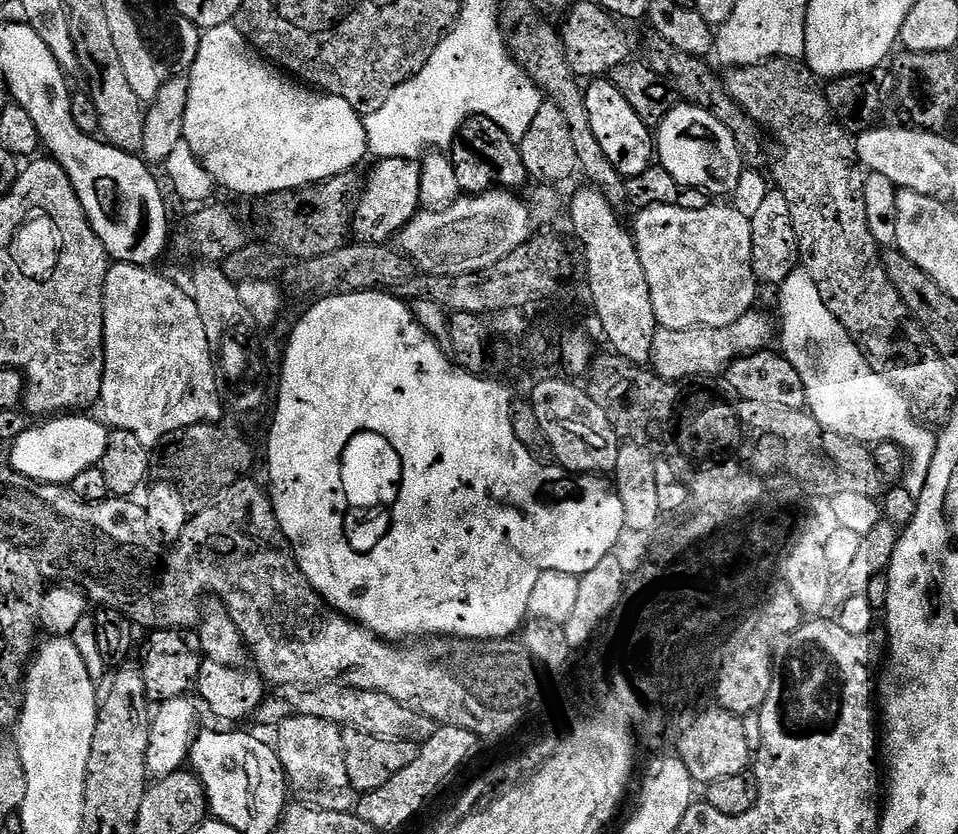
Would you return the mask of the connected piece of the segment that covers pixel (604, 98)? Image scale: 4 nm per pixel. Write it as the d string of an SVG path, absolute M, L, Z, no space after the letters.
M596 78L589 84L592 85L587 85L584 100L589 114L590 129L602 146L606 158L610 160L610 165L625 178L643 174L654 164L654 136L649 125L644 124L638 114L634 114L634 106L630 106L630 102L626 102L626 98L618 94L611 79Z

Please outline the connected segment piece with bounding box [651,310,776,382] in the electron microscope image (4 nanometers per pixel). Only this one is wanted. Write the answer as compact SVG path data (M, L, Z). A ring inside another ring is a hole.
M759 310L746 312L724 327L694 327L680 331L659 327L652 347L652 368L659 377L677 382L694 375L717 375L740 357L763 351L773 334L775 337L775 322L773 324Z

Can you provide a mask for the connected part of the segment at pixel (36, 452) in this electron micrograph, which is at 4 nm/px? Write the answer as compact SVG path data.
M64 414L49 420L52 421L42 425L41 428L29 427L28 431L11 441L10 448L13 448L13 452L10 466L17 472L20 464L26 464L24 468L26 478L39 480L41 484L50 484L48 474L52 474L52 470L50 468L44 470L42 464L44 466L58 464L58 466L52 466L60 474L58 484L68 486L82 470L99 465L102 454L106 454L109 429L99 419L91 420L88 414Z

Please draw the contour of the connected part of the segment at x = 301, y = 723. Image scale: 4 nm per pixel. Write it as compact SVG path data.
M291 716L275 729L274 747L280 756L291 795L299 803L318 811L351 813L356 807L358 793L346 770L344 733L339 724L322 718Z

